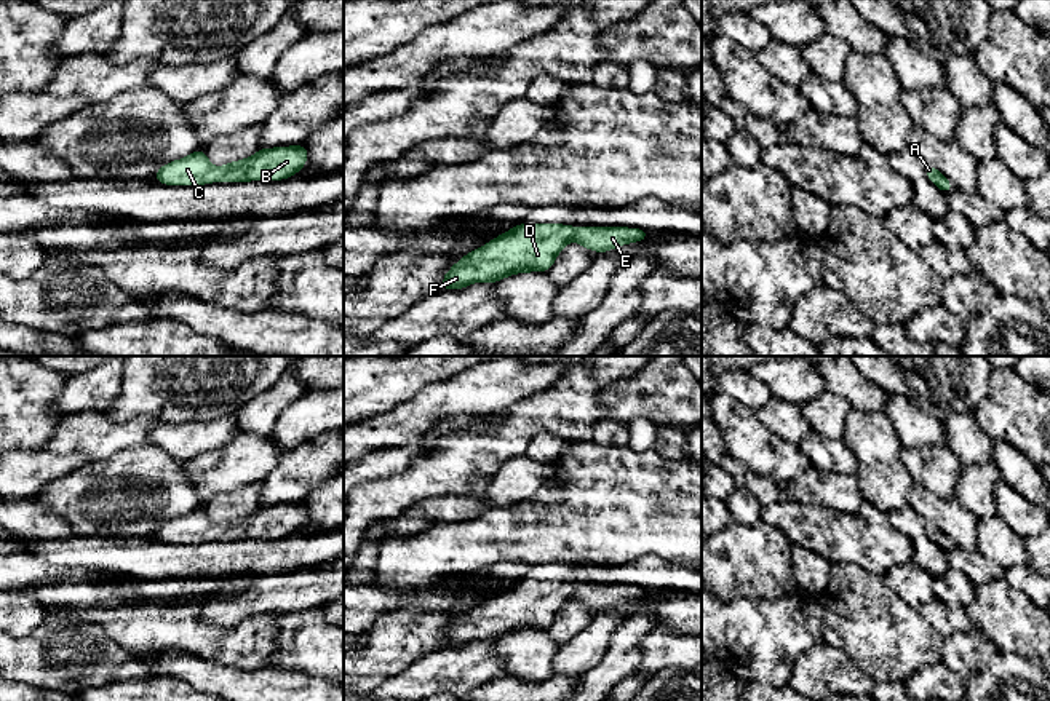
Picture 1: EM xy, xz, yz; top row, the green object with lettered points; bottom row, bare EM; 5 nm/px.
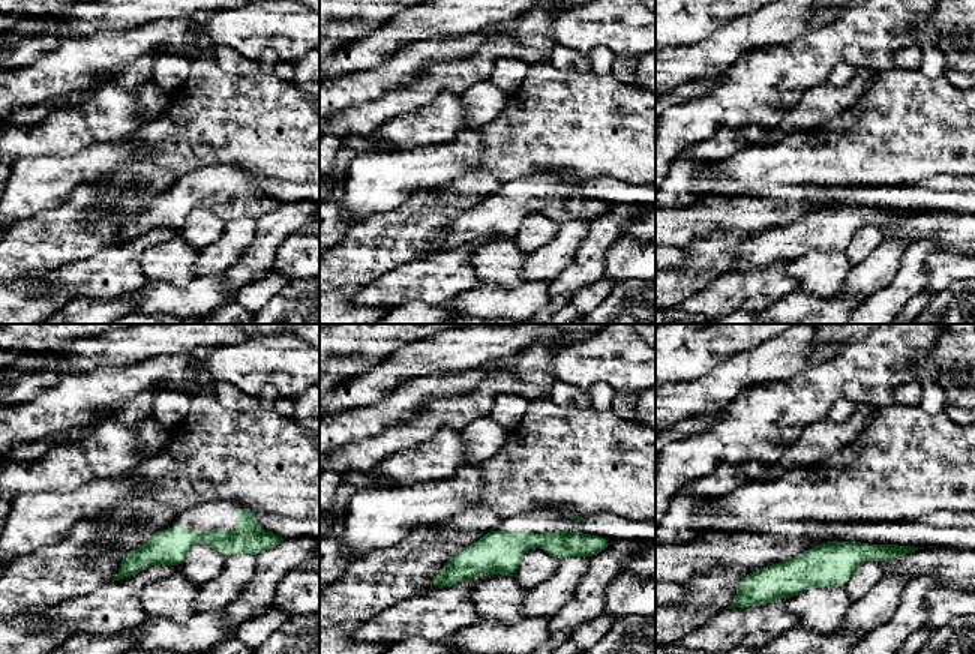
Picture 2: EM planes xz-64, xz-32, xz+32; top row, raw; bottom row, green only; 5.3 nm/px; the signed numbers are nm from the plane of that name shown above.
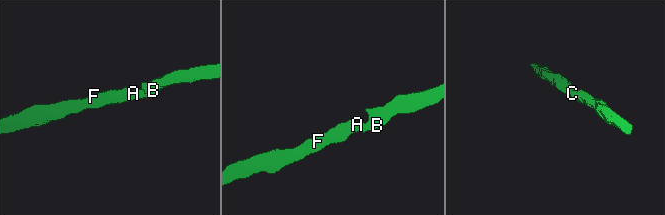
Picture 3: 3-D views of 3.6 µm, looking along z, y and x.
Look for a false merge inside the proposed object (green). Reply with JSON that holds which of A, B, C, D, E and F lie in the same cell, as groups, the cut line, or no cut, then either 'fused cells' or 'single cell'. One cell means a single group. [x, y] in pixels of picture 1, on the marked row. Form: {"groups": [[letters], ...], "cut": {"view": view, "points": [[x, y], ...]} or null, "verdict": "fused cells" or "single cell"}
{"groups": [["A", "B", "C", "D", "E", "F"]], "cut": null, "verdict": "single cell"}

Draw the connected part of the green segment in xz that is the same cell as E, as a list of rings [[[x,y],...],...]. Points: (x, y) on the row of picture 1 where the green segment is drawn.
[[[521,224],[463,255],[443,276],[439,291],[462,289],[476,281],[499,283],[513,273],[550,271],[556,255],[572,238],[601,254],[626,243],[647,240],[650,233],[623,227]]]

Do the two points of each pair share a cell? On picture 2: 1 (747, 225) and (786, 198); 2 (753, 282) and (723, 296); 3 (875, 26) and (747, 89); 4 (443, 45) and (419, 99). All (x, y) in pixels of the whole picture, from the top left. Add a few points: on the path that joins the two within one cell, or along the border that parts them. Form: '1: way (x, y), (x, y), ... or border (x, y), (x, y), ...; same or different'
1: way (756, 216), (764, 209), (777, 207); same
2: way (746, 290), (731, 293); same
3: way (843, 39), (828, 44), (806, 62), (779, 74); same
4: border (470, 54), (456, 60), (428, 65), (407, 84); different

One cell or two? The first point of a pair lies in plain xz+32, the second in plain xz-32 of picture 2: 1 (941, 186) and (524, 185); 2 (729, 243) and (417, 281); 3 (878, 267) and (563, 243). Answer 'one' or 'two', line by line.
1: one
2: two
3: one

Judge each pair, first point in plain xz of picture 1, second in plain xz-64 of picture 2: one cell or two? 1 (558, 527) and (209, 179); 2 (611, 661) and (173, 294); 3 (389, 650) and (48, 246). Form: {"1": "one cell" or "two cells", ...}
{"1": "two cells", "2": "two cells", "3": "one cell"}

